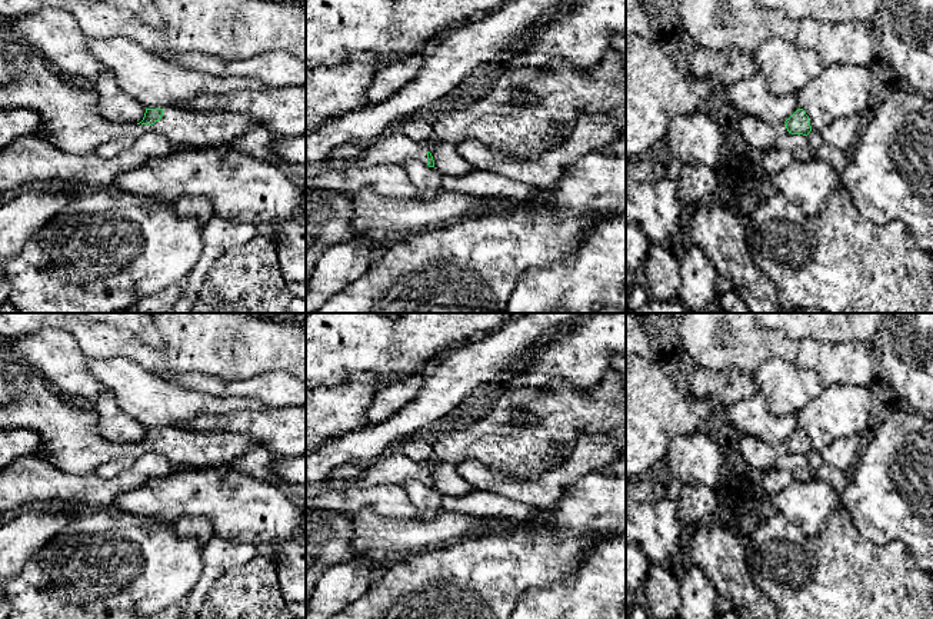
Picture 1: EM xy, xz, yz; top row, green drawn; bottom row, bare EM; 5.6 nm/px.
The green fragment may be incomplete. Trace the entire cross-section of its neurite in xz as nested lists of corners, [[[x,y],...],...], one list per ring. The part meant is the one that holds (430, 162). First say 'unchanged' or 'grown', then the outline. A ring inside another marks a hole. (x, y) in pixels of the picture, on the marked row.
grown; [[[394,133],[370,143],[366,153],[357,159],[329,160],[329,164],[334,170],[363,170],[379,164],[397,164],[403,167],[409,160],[417,160],[429,167],[434,167],[429,147],[430,143],[416,143],[404,133]]]

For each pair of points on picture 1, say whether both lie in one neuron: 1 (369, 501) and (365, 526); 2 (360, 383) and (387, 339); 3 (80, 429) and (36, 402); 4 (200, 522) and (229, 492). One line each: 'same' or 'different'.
1: different
2: different
3: same
4: different

